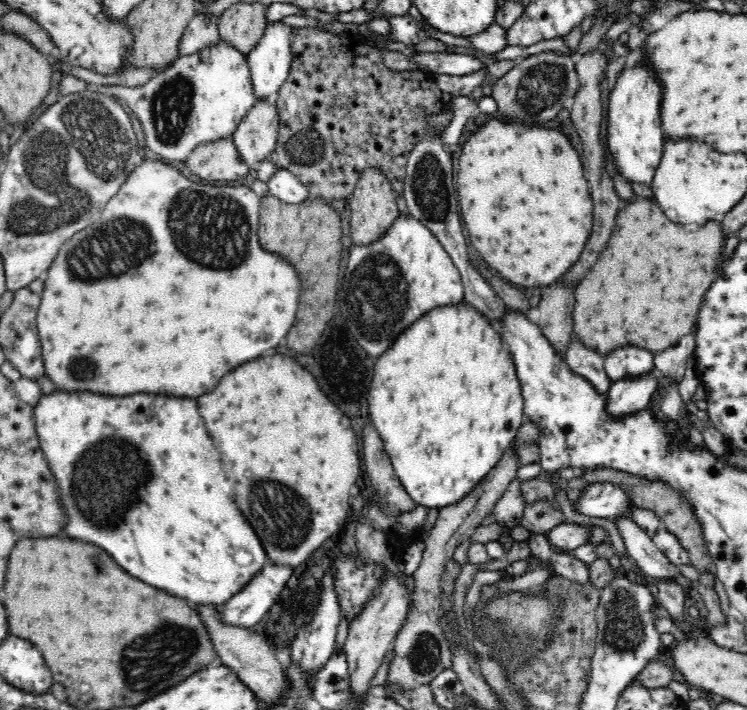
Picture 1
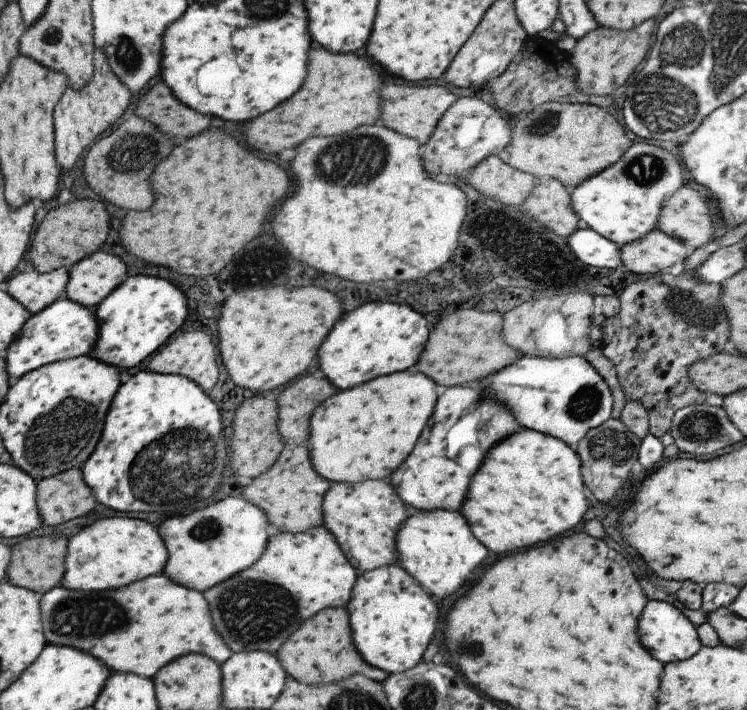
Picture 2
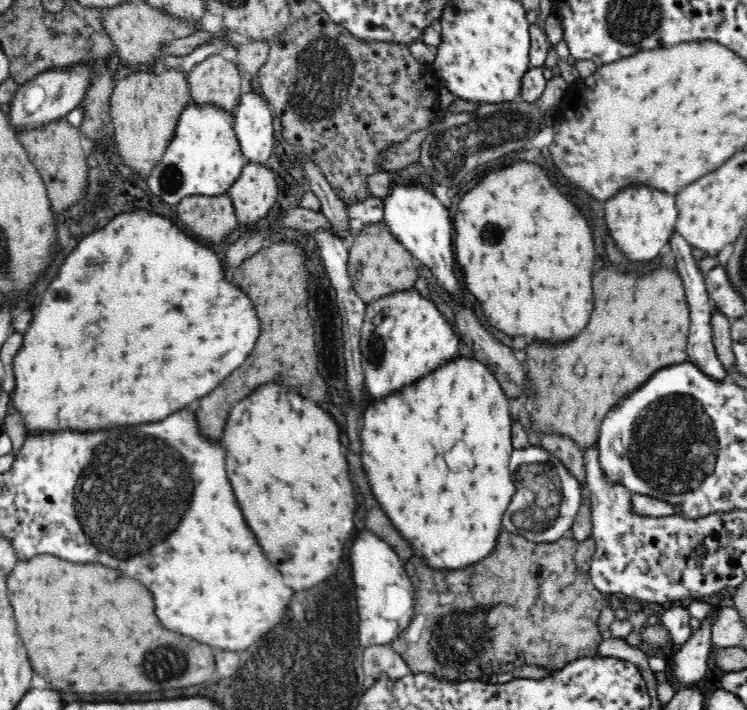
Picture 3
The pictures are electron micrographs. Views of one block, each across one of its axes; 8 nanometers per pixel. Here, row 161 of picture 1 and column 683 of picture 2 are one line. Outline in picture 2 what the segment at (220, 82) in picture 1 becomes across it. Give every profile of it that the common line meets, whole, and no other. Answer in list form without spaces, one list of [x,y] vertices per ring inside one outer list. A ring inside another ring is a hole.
[[[637,142],[637,144],[629,146],[617,162],[570,188],[569,202],[571,202],[571,208],[577,216],[580,227],[589,228],[599,236],[603,236],[605,240],[623,246],[623,244],[629,244],[654,230],[657,227],[663,200],[688,182],[685,166],[681,164],[678,154],[677,156],[671,154],[671,150],[664,148],[664,145],[658,147],[645,144],[645,142]]]

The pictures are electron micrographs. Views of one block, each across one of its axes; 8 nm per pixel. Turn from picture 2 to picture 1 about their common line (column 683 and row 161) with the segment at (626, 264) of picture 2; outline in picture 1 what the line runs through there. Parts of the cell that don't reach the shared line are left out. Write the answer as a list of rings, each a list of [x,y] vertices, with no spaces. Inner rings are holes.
[[[257,99],[232,134],[240,157],[248,166],[256,166],[276,148],[280,119],[276,103]]]

